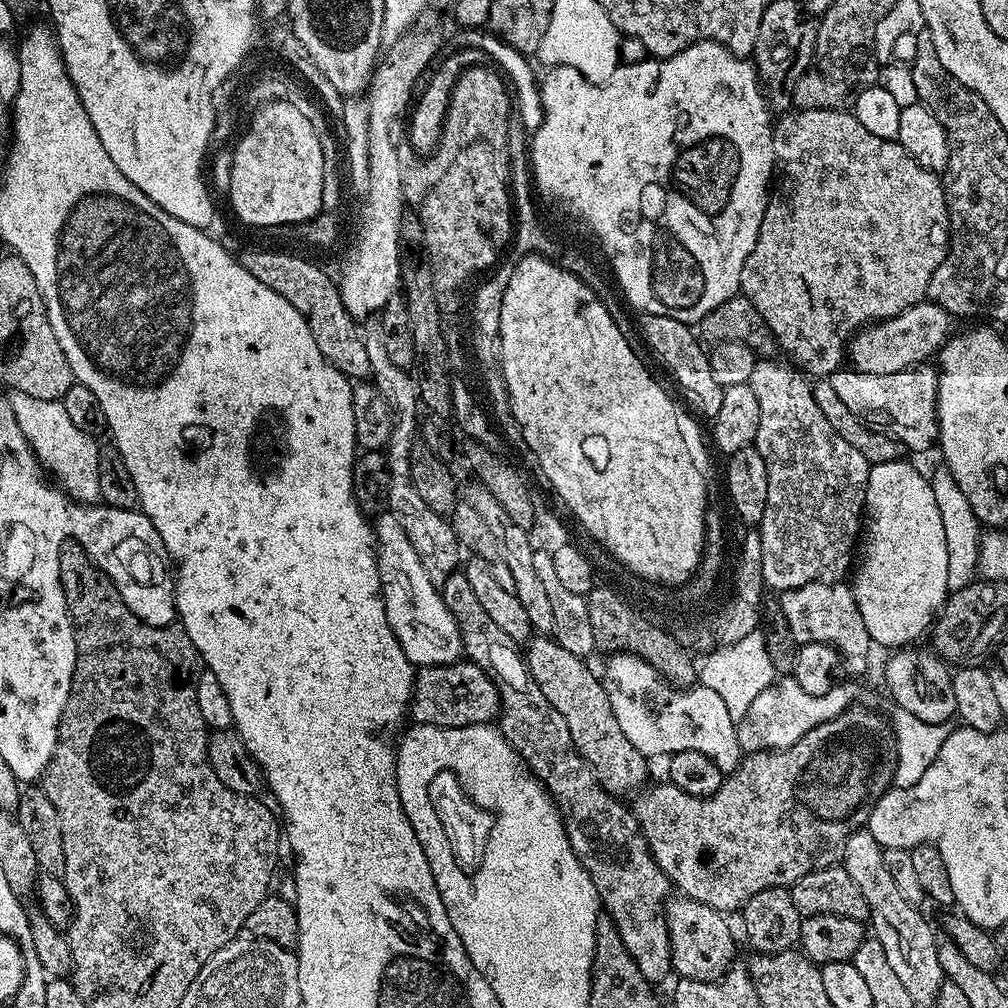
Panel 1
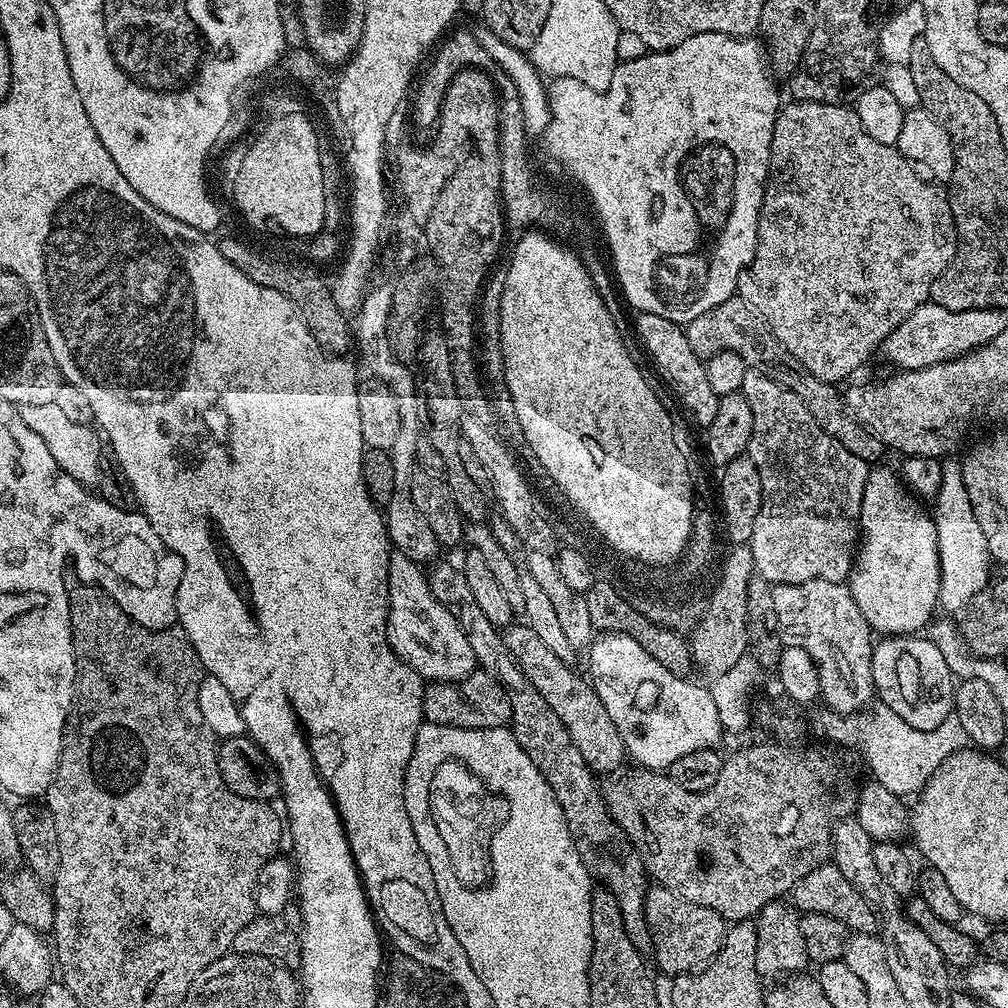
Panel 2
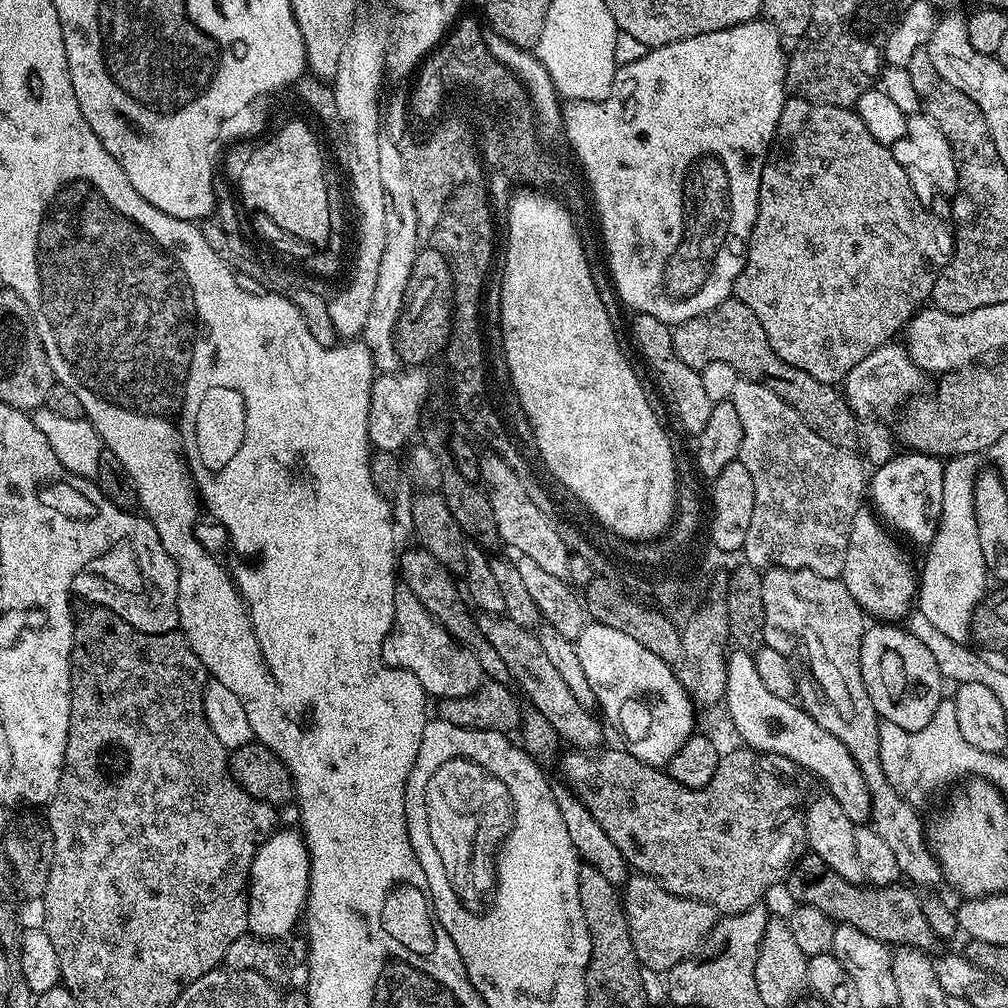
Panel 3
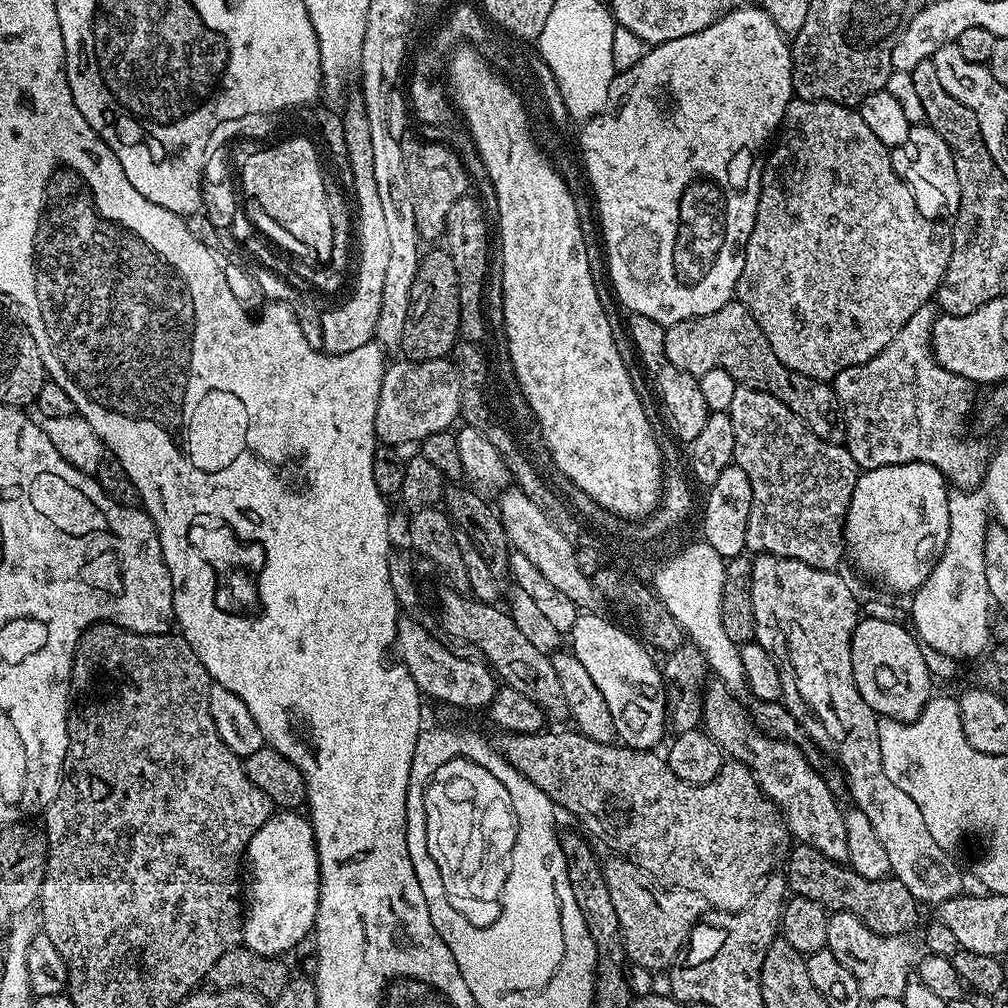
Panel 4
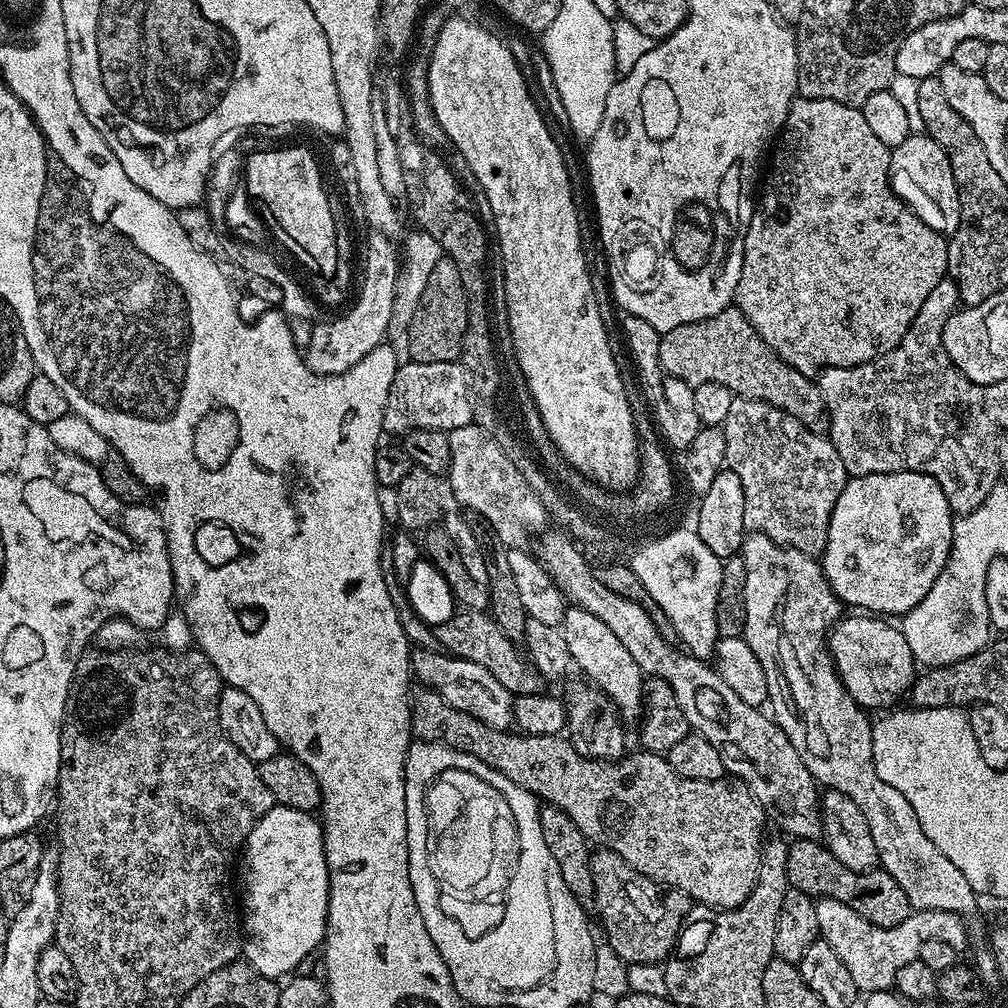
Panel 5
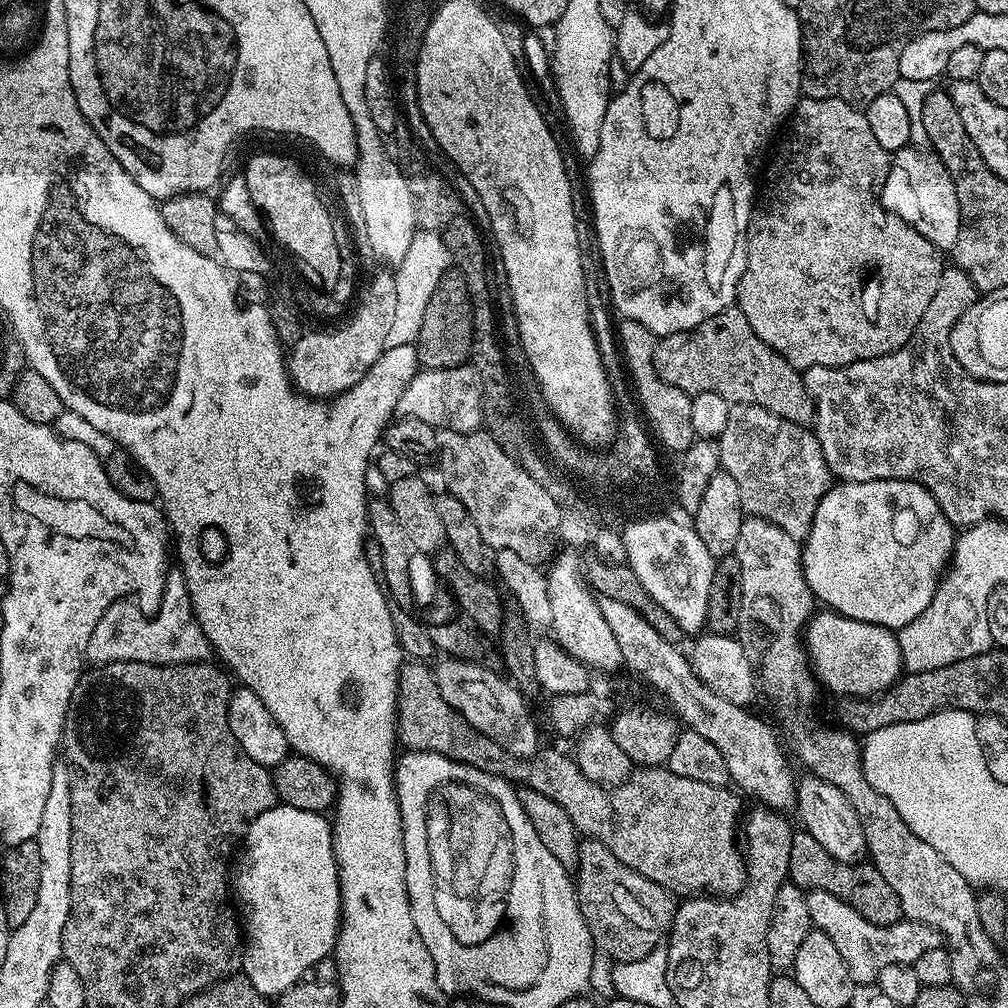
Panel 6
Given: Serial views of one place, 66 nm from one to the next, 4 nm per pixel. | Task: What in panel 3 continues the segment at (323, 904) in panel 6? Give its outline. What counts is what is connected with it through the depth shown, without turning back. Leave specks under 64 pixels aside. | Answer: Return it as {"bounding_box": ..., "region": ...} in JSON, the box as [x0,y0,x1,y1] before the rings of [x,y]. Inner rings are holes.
{"bounding_box":[248,827,310,941],"region":[[[281,827],[261,842],[254,854],[254,862],[248,875],[248,932],[264,940],[279,941],[296,923],[301,923],[308,903],[308,879],[310,878],[310,858],[308,847],[304,845],[303,835],[299,831]]]}

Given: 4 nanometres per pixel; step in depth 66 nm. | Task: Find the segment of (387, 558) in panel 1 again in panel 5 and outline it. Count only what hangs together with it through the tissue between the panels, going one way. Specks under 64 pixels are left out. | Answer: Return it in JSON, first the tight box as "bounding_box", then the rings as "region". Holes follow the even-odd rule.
{"bounding_box":[410,647,514,730],"region":[[[417,647],[410,656],[410,668],[421,680],[421,685],[427,686],[444,699],[445,704],[454,706],[482,722],[486,726],[508,730],[513,727],[512,701],[514,696],[508,692],[506,687],[498,682],[489,670],[472,661],[457,659],[451,654],[431,652],[428,649]]]}

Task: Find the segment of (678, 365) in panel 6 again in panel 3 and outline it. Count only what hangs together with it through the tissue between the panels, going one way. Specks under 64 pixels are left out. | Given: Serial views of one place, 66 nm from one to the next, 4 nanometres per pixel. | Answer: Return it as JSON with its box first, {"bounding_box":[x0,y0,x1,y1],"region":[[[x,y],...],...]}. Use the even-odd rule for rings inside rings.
{"bounding_box":[672,298,858,449],"region":[[[729,298],[723,300],[714,310],[706,314],[698,314],[686,322],[672,328],[674,352],[682,362],[694,369],[702,369],[710,362],[730,362],[734,370],[746,380],[765,384],[778,398],[782,398],[806,421],[811,428],[826,442],[839,448],[855,449],[858,444],[858,417],[850,410],[848,401],[833,385],[818,382],[818,378],[810,378],[806,370],[798,370],[790,366],[768,345],[766,330],[762,330],[762,322],[740,300]]]}

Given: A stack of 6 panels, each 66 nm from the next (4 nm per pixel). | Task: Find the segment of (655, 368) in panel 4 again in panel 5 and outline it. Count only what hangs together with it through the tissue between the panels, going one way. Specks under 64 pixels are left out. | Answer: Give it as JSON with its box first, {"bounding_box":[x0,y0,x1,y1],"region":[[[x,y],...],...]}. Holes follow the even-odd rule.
{"bounding_box":[624,315,701,450],"region":[[[625,315],[624,319],[624,344],[628,356],[635,364],[635,373],[639,376],[640,385],[644,396],[651,408],[651,416],[663,439],[663,443],[669,449],[683,450],[698,438],[701,430],[701,422],[694,410],[693,385],[682,382],[673,376],[667,376],[662,370],[658,358],[658,346],[660,345],[661,333],[637,316]]]}

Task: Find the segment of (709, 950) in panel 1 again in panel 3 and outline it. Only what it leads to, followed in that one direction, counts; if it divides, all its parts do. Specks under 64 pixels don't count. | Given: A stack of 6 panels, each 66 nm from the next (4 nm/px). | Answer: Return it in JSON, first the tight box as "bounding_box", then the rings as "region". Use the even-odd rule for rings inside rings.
{"bounding_box":[622,875,718,974],"region":[[[629,875],[622,888],[622,899],[630,938],[634,942],[634,954],[641,969],[649,973],[667,974],[674,966],[678,966],[678,962],[695,957],[698,952],[696,947],[704,939],[707,941],[716,927],[718,913],[713,904],[675,896],[651,876]]]}

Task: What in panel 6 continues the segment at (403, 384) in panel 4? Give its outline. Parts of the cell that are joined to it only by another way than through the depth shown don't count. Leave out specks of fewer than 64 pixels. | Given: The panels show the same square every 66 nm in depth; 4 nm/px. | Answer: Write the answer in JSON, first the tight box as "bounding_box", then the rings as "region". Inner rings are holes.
{"bounding_box":[396,363,484,432],"region":[[[471,363],[459,364],[456,368],[426,368],[418,370],[408,383],[408,389],[398,398],[396,412],[401,417],[418,419],[437,430],[449,428],[460,432],[475,432],[481,427],[484,418],[484,389],[480,385],[480,376]]]}

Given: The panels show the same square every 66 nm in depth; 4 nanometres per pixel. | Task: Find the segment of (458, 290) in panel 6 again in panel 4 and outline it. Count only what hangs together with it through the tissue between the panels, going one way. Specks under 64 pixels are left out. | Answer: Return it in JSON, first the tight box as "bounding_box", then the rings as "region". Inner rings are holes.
{"bounding_box":[402,246,460,360],"region":[[[432,246],[423,253],[412,287],[412,301],[406,318],[402,352],[409,360],[443,360],[460,339],[460,307],[457,305],[458,270],[443,247]]]}

